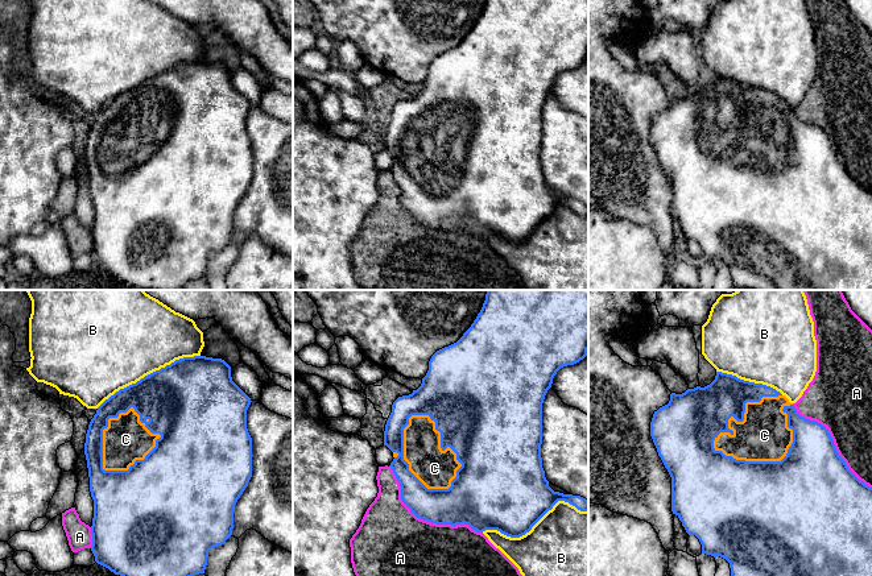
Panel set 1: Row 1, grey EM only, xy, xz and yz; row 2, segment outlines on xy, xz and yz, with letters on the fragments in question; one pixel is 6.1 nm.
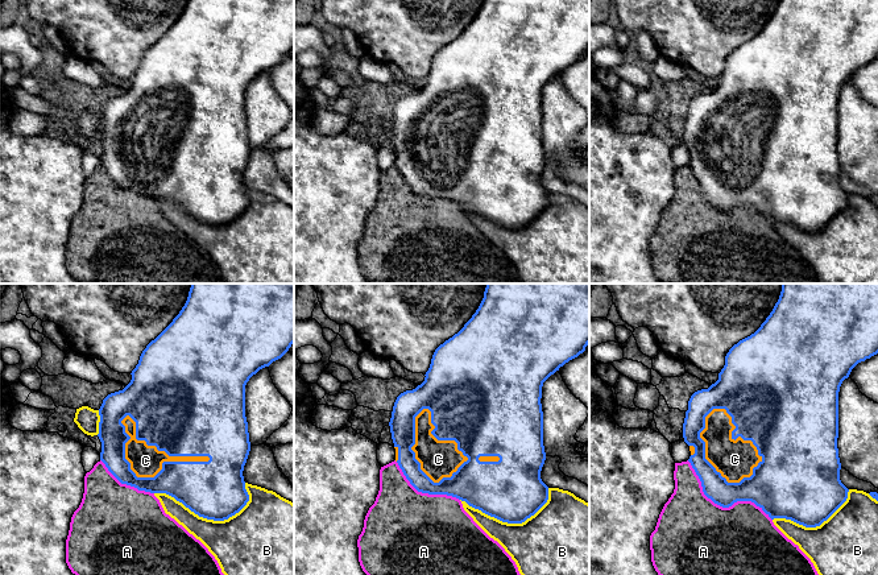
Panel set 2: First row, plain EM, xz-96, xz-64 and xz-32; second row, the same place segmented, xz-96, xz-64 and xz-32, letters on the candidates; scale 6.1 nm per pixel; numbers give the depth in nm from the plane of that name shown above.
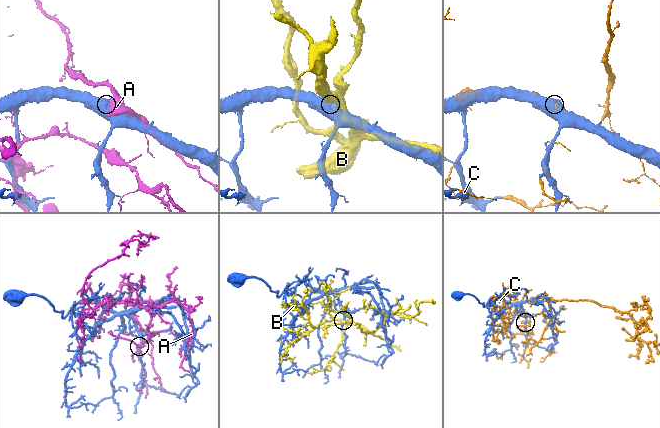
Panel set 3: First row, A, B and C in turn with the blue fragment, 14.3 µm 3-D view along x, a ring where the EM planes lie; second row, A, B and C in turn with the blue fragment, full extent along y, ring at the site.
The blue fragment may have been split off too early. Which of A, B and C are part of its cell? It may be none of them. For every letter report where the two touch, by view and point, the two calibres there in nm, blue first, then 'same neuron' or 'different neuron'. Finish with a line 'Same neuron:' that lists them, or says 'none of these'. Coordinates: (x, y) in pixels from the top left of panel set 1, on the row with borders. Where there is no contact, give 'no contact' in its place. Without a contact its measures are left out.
A: meets blue in xz at (424, 519); 240 nm thick on the blue side, 420 nm on the other; different neuron
B: meets blue in xz at (534, 523); 480 nm thick on the blue side, 420 nm on the other; different neuron
C: meets blue in yz at (777, 461); 500 nm thick on the blue side, 300 nm on the other; same neuron
Same neuron: C

